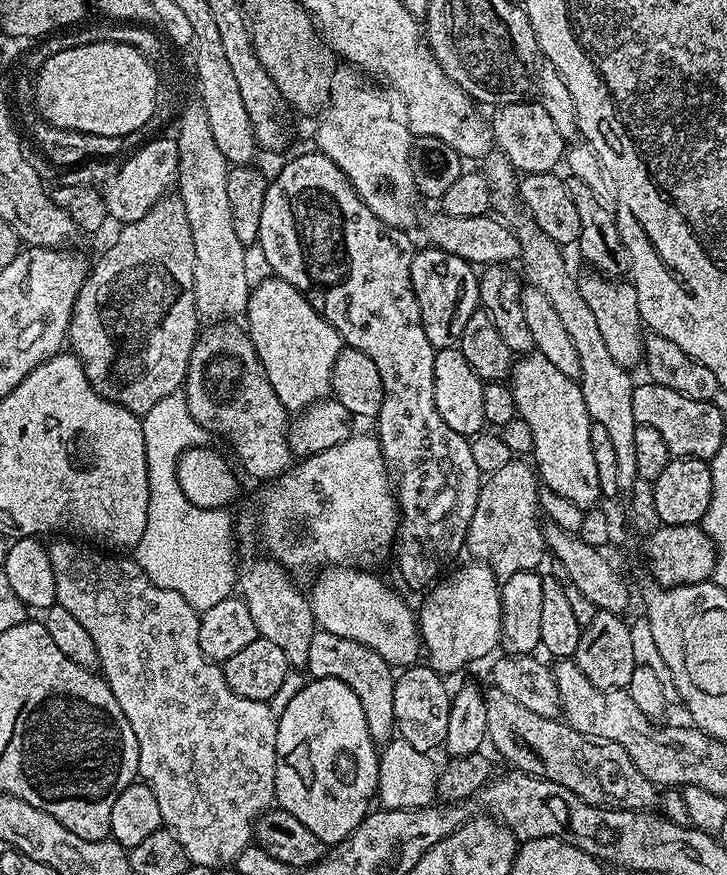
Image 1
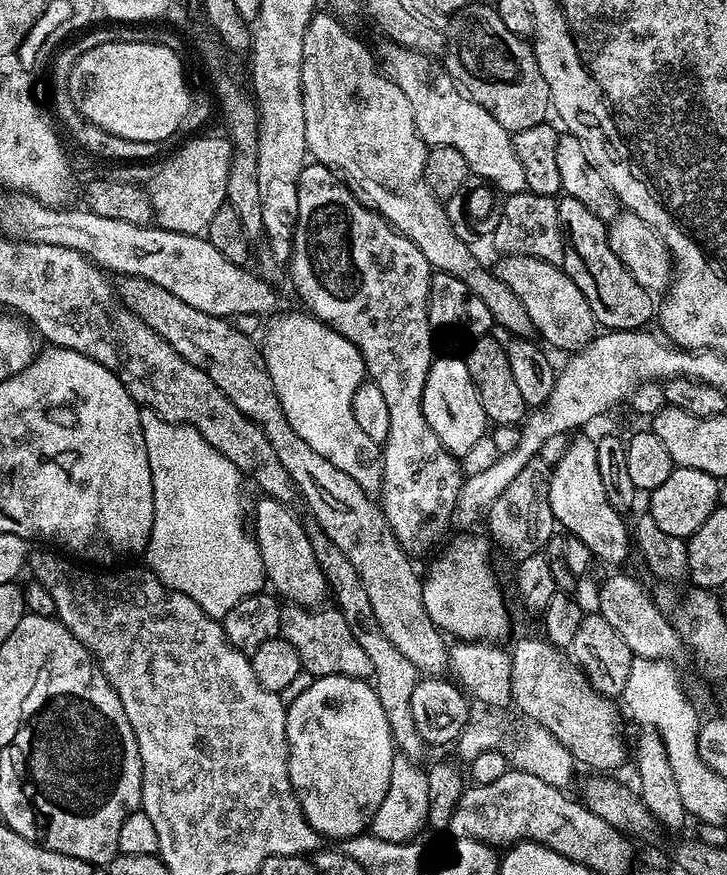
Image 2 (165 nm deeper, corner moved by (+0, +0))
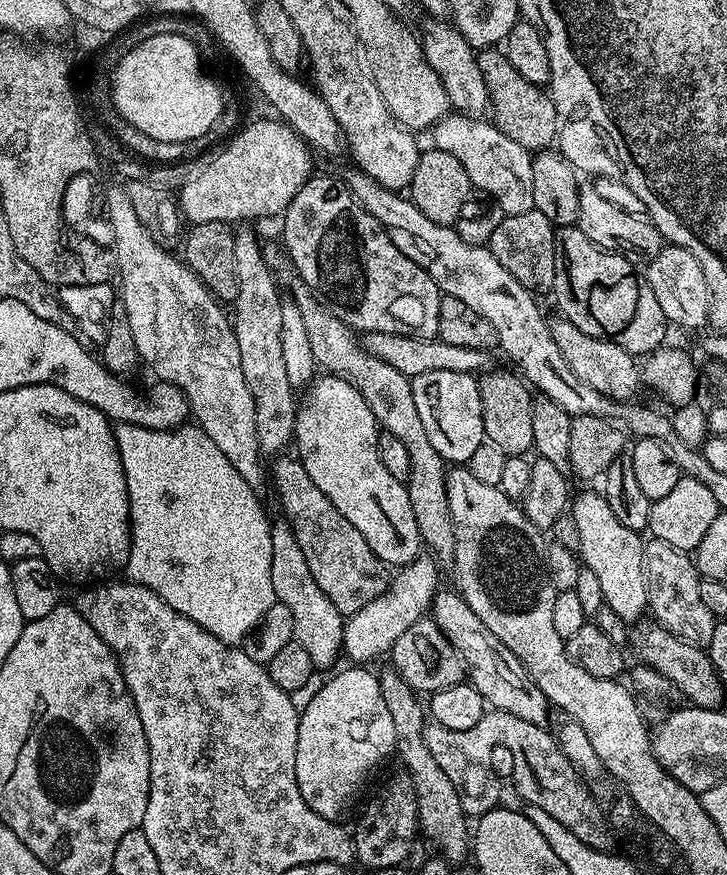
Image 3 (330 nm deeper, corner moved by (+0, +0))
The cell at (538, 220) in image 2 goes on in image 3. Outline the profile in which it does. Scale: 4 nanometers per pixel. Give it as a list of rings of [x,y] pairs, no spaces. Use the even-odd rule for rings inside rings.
[[[532,208],[526,214],[514,214],[513,216],[501,215],[493,223],[492,231],[486,237],[486,247],[492,251],[494,258],[522,282],[533,294],[540,292],[551,293],[556,287],[556,258],[558,255],[558,232],[536,208]]]

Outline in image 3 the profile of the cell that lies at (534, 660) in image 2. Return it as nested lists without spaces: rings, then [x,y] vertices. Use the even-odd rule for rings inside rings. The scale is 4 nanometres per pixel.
[[[437,591],[432,600],[430,616],[444,631],[444,637],[454,645],[457,654],[464,660],[467,679],[495,711],[514,714],[514,718],[522,718],[531,724],[547,725],[550,705],[542,690],[530,686],[525,673],[507,655],[500,656],[499,647],[492,648],[493,637],[482,630],[480,620],[472,613],[464,597],[455,591],[452,592]]]

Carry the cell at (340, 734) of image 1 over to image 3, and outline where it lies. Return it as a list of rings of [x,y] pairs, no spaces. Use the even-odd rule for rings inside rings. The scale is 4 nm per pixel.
[[[348,666],[337,676],[329,675],[318,694],[300,713],[296,777],[306,806],[327,820],[339,821],[340,815],[356,800],[368,775],[396,751],[394,722],[386,698],[382,698],[380,677],[364,666]]]

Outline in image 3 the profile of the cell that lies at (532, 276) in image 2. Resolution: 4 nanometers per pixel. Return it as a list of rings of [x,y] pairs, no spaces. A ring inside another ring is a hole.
[[[553,319],[550,327],[558,350],[562,350],[562,358],[566,358],[570,370],[574,370],[574,375],[582,378],[586,386],[598,390],[598,394],[606,394],[611,400],[628,402],[635,397],[632,395],[642,387],[642,368],[637,357],[631,356],[614,342],[582,334],[582,330],[578,330],[578,326],[574,326],[574,322],[569,320]]]

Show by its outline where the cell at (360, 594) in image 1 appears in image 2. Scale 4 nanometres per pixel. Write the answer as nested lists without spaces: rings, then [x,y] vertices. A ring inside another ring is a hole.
[[[260,498],[256,504],[256,517],[253,520],[251,517],[250,520],[250,528],[254,533],[258,550],[262,554],[262,566],[267,583],[273,584],[277,588],[275,591],[281,597],[288,596],[284,598],[293,604],[320,606],[325,603],[329,595],[328,583],[314,558],[310,538],[304,533],[304,524],[296,521],[292,510],[280,500]]]

